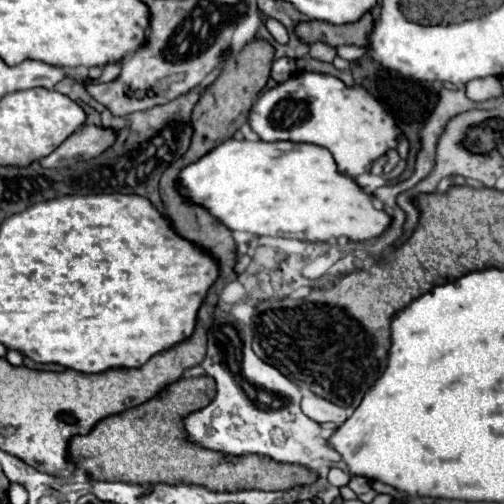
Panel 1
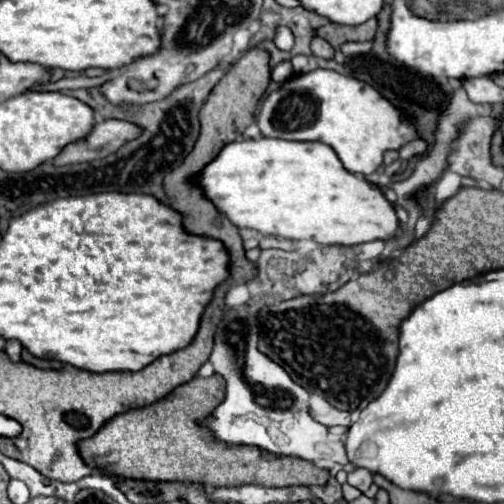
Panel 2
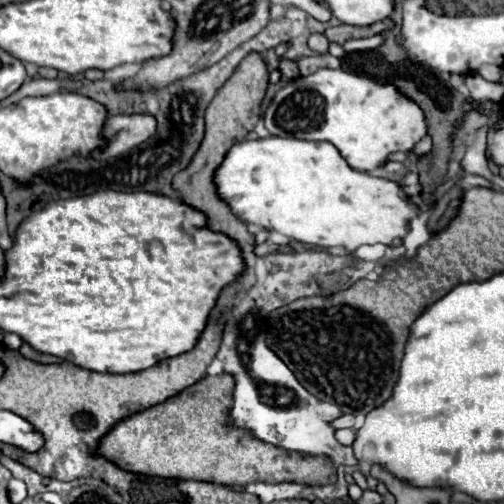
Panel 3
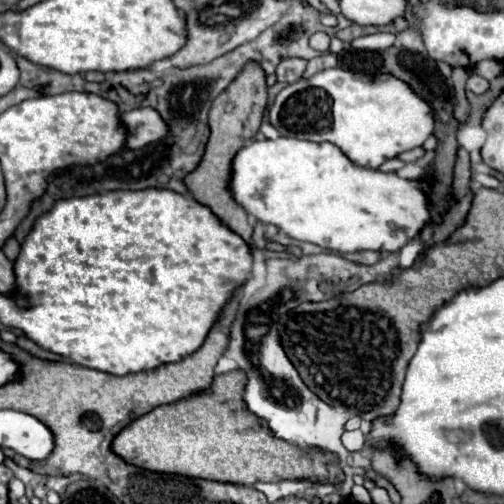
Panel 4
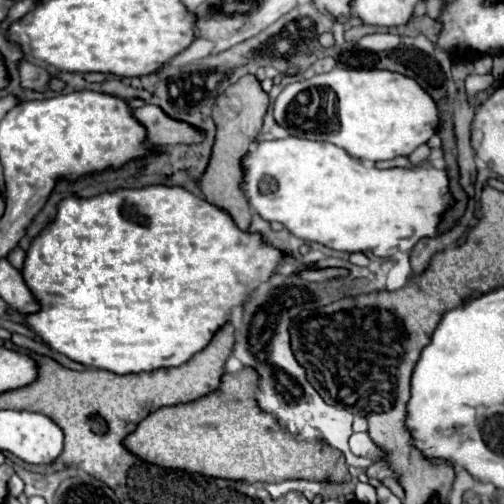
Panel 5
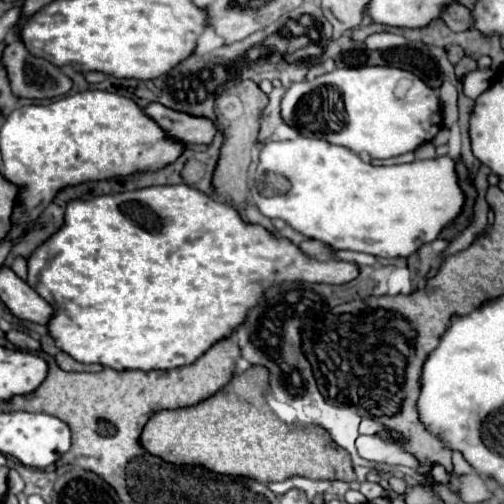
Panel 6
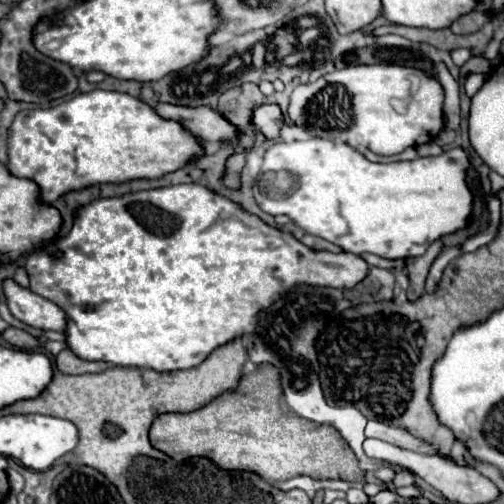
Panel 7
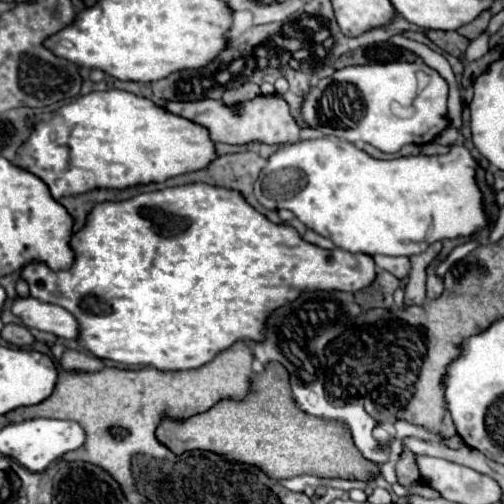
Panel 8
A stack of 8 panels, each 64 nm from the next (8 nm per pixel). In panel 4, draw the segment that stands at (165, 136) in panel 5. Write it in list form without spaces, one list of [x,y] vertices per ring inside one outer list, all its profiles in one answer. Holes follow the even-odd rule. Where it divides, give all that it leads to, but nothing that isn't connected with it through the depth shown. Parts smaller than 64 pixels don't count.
[[[136,108],[128,112],[128,118],[122,118],[122,122],[130,130],[124,150],[144,148],[144,144],[164,140],[164,136],[168,136],[168,124],[160,120],[160,114],[154,108]]]

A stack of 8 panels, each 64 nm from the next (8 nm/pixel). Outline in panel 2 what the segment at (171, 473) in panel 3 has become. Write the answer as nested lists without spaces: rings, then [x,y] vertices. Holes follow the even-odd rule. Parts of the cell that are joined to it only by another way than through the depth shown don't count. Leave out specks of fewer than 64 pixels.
[[[194,378],[178,386],[166,398],[138,410],[128,410],[100,428],[100,432],[80,442],[80,454],[88,466],[106,470],[120,478],[136,480],[170,480],[170,482],[200,482],[214,488],[262,484],[262,486],[324,486],[330,472],[296,460],[294,456],[272,456],[260,448],[228,448],[216,444],[204,428],[196,428],[216,404],[224,400],[224,378]]]

